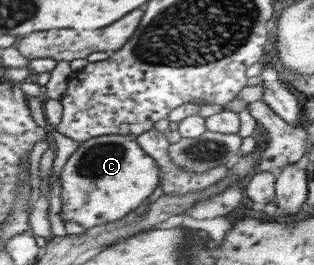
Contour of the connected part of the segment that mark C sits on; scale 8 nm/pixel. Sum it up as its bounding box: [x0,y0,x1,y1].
[61,135,161,230]

